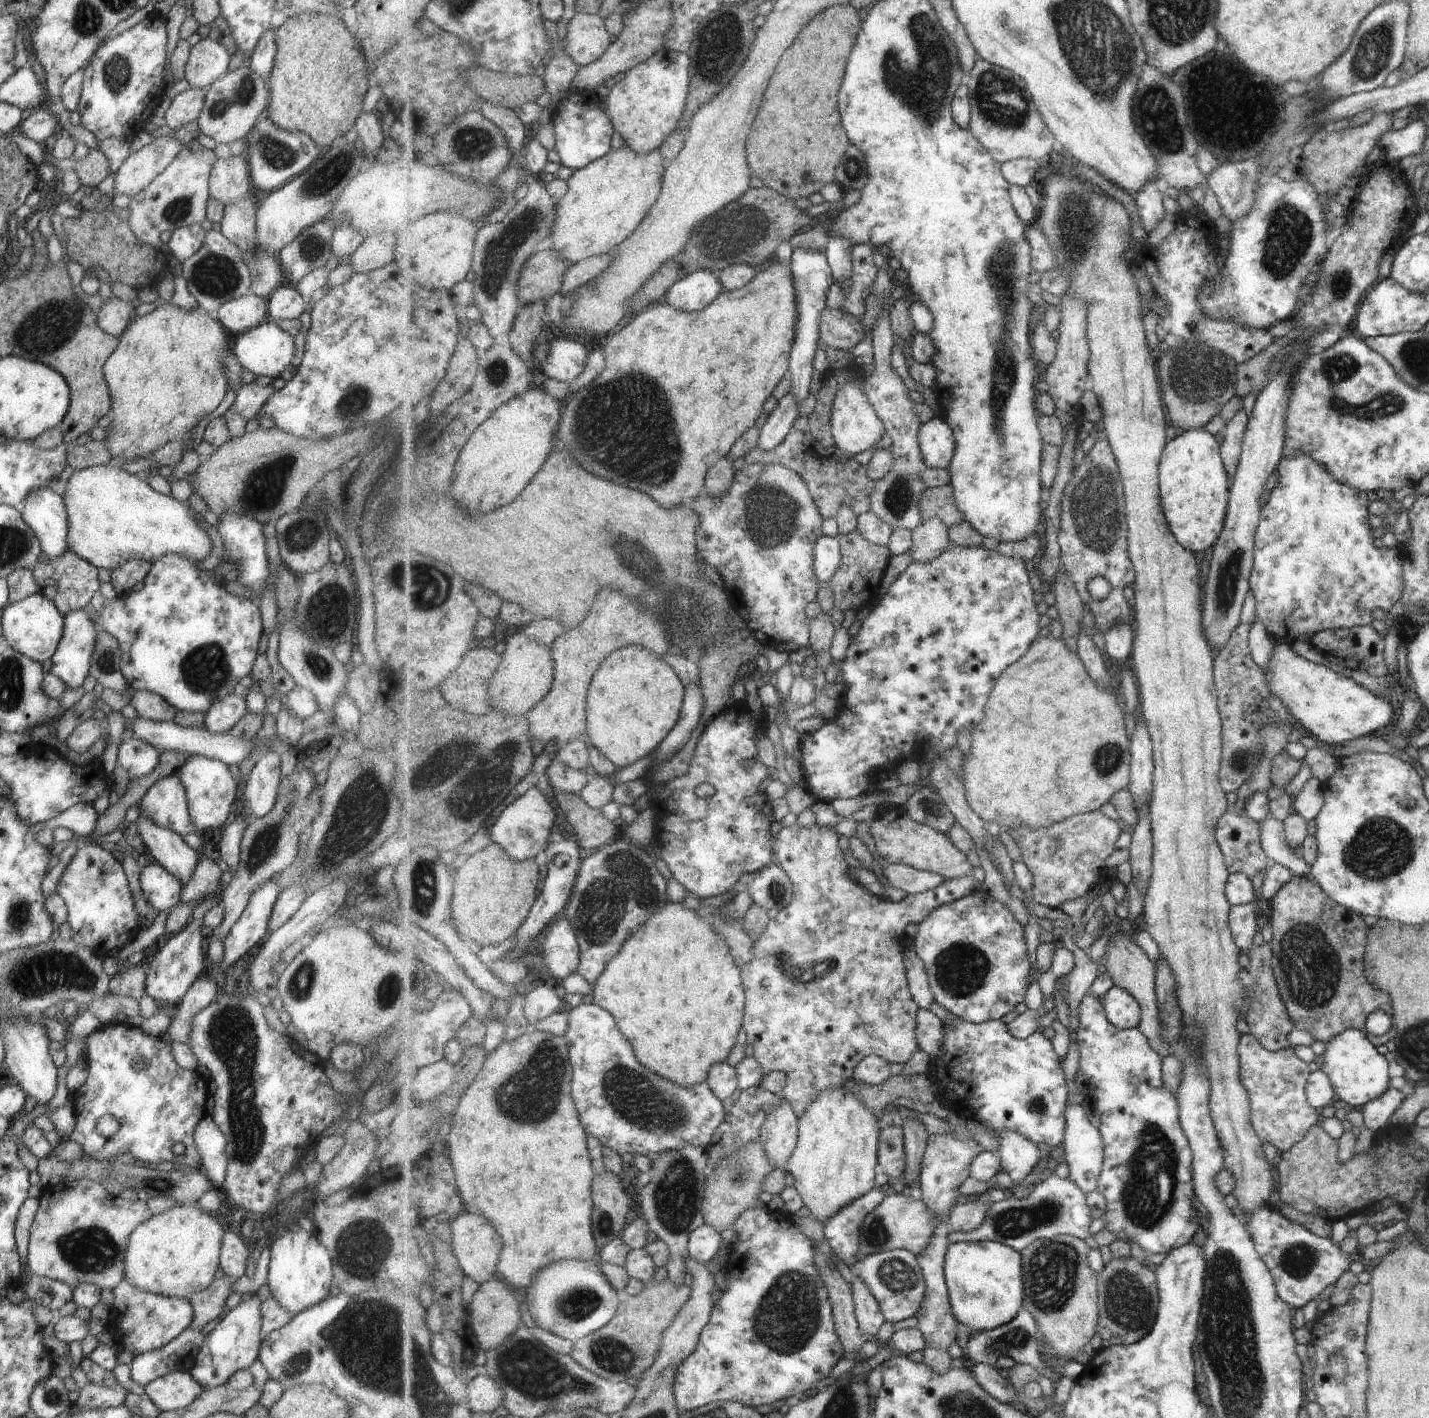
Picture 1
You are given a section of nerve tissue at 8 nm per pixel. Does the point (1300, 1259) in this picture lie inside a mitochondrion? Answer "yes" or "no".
yes

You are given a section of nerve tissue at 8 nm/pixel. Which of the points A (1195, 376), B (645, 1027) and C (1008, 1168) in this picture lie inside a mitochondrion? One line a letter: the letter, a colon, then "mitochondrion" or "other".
A: mitochondrion
B: other
C: other

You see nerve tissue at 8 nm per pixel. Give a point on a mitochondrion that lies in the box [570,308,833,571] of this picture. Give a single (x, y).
(771, 510)

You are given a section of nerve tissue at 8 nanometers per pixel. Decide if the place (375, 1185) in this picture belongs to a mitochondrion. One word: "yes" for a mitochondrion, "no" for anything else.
no

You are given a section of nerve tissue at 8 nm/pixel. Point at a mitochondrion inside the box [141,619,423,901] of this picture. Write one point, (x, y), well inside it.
(360, 812)

